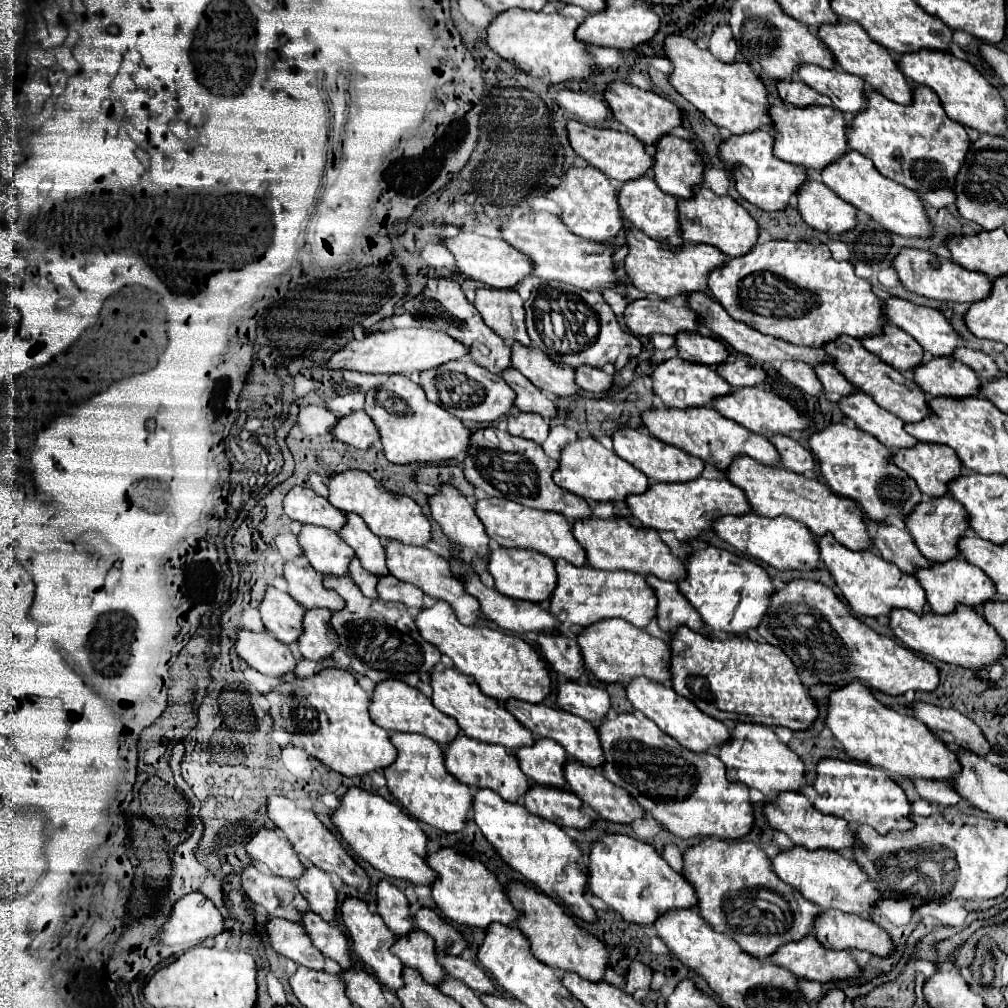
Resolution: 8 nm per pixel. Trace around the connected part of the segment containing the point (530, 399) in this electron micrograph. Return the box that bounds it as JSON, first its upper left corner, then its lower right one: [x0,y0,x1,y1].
[503,368,557,418]

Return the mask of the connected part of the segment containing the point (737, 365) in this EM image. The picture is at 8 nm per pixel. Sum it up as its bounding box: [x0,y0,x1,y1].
[717,358,767,388]

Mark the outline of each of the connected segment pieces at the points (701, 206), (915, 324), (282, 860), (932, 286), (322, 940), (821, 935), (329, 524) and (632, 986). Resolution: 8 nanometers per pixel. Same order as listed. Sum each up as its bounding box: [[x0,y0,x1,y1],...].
[[679,186,759,258],[885,298,963,358],[247,828,305,880],[893,248,993,304],[303,912,355,970],[815,910,895,958],[283,486,347,532],[625,962,651,992]]

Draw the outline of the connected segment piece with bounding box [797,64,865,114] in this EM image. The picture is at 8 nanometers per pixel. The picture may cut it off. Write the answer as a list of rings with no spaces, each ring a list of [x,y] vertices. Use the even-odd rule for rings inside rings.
[[[813,64],[799,66],[797,76],[819,94],[829,96],[833,108],[851,114],[865,110],[865,82],[859,76],[847,74],[841,68],[825,70]]]

